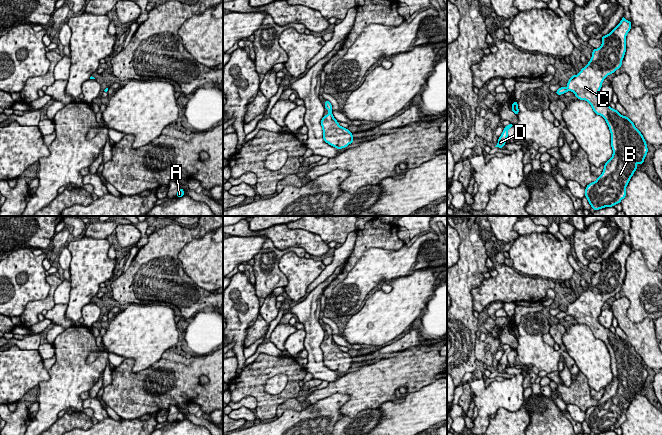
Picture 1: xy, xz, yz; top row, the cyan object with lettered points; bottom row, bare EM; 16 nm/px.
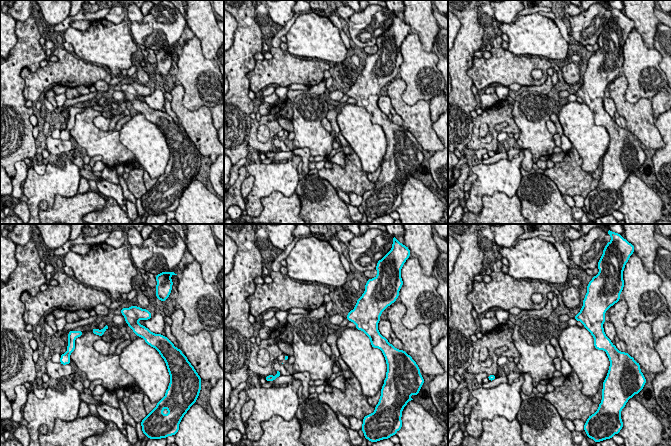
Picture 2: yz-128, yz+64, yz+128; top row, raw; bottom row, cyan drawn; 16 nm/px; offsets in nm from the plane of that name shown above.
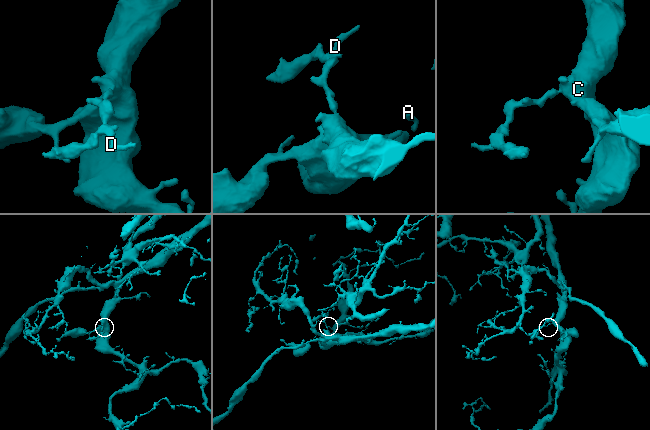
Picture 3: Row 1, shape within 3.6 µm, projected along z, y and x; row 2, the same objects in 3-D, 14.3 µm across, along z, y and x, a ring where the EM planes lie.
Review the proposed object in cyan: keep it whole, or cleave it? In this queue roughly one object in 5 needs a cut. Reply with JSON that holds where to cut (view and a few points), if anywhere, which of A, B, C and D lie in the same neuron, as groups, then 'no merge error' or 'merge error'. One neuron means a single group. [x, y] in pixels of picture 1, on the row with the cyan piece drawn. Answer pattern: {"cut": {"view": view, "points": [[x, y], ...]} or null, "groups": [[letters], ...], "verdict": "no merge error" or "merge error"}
{"cut": null, "groups": [["A", "B", "C", "D"]], "verdict": "no merge error"}

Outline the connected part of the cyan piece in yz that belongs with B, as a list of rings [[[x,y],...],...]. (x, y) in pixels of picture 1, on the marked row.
[[[623,17],[608,35],[602,37],[602,45],[593,49],[588,64],[577,75],[570,77],[566,88],[560,87],[555,92],[560,96],[567,91],[572,91],[577,99],[587,101],[593,108],[594,113],[602,116],[609,127],[613,150],[612,157],[605,163],[603,172],[597,177],[597,180],[588,184],[585,188],[585,197],[595,211],[619,204],[626,197],[626,187],[634,172],[638,169],[636,164],[642,165],[648,152],[647,142],[634,123],[627,116],[622,116],[616,109],[612,109],[610,105],[602,102],[598,97],[604,79],[622,66],[622,59],[626,52],[626,36],[631,29],[631,23]]]

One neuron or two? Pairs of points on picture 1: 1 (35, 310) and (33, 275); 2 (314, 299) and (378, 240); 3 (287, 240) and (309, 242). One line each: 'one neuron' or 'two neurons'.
1: two neurons
2: two neurons
3: one neuron

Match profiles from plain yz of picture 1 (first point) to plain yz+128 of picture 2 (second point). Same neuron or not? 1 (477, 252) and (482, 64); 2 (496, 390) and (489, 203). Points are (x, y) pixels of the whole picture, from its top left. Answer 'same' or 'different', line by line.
1: different
2: different

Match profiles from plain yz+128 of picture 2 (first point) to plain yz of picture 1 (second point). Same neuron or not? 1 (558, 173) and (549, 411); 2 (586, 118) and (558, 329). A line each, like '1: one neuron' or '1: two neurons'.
1: two neurons
2: two neurons

